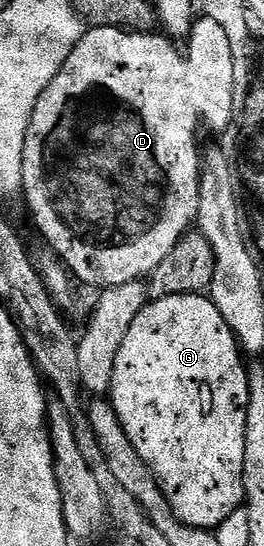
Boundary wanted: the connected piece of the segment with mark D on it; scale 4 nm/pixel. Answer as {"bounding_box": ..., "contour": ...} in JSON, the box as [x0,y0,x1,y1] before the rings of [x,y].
{"bounding_box":[22,17,237,289],"contour":[[[206,17],[196,18],[187,43],[187,55],[182,55],[177,48],[171,43],[172,40],[163,33],[140,33],[137,31],[122,31],[116,27],[91,27],[86,33],[79,38],[78,45],[73,49],[73,53],[69,53],[69,57],[65,61],[65,65],[57,73],[57,77],[53,77],[53,81],[45,89],[45,93],[41,93],[41,97],[37,101],[37,105],[33,109],[33,117],[29,121],[29,129],[25,137],[25,153],[23,154],[23,190],[22,198],[27,198],[27,207],[31,210],[31,215],[35,218],[35,227],[41,234],[47,238],[47,243],[52,247],[54,254],[58,256],[64,267],[71,272],[76,280],[79,279],[83,283],[88,283],[94,289],[102,289],[105,287],[116,287],[117,285],[125,285],[126,283],[138,283],[146,280],[153,271],[157,269],[162,262],[172,253],[174,246],[183,239],[183,236],[190,232],[196,226],[199,218],[199,172],[201,170],[201,146],[199,147],[199,122],[204,119],[209,126],[215,131],[223,131],[231,123],[231,118],[236,118],[237,104],[235,102],[235,86],[233,85],[233,53],[229,45],[229,37],[225,37],[225,33],[221,29],[221,25],[217,25],[217,21]]]}

